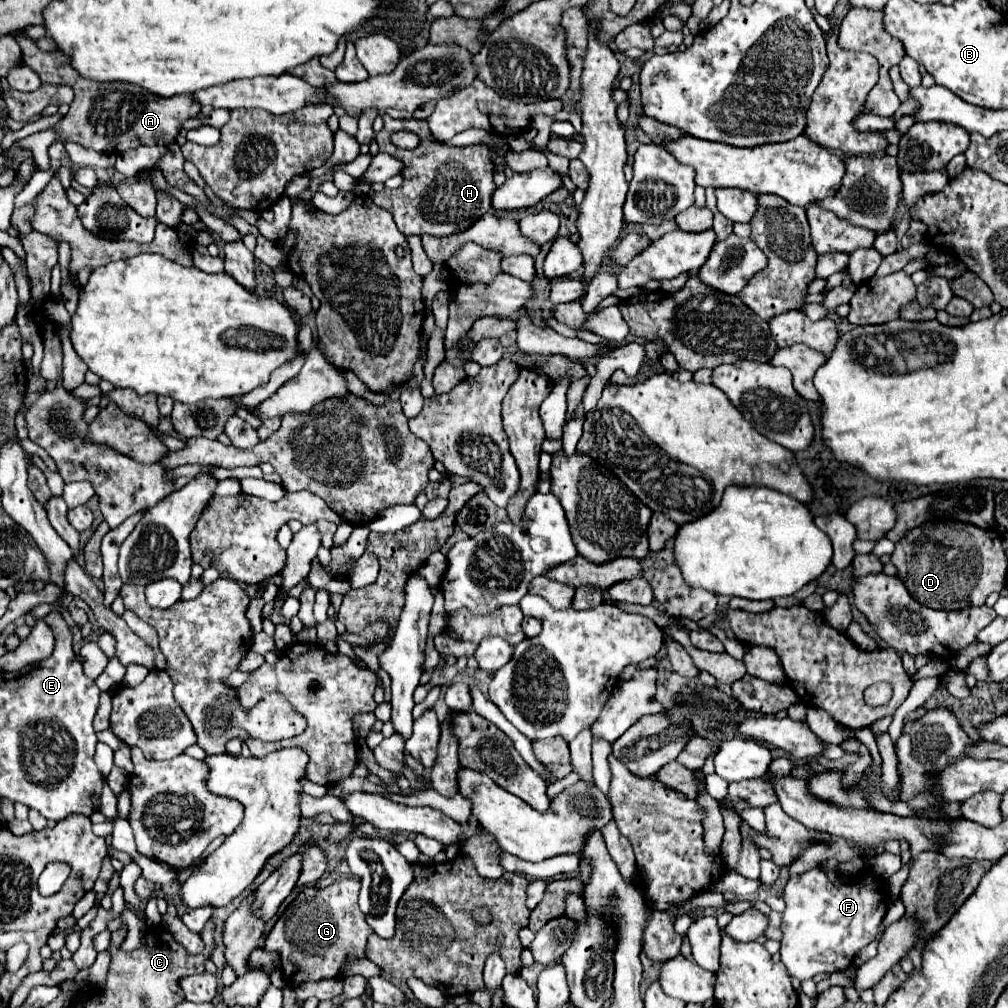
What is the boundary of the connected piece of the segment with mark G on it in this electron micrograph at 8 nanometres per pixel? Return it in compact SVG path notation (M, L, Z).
M351 877L323 889L303 889L287 911L277 919L265 939L267 951L279 951L283 975L289 987L305 981L321 981L341 977L341 965L349 955L365 957L367 937L373 933L359 905L359 881Z

